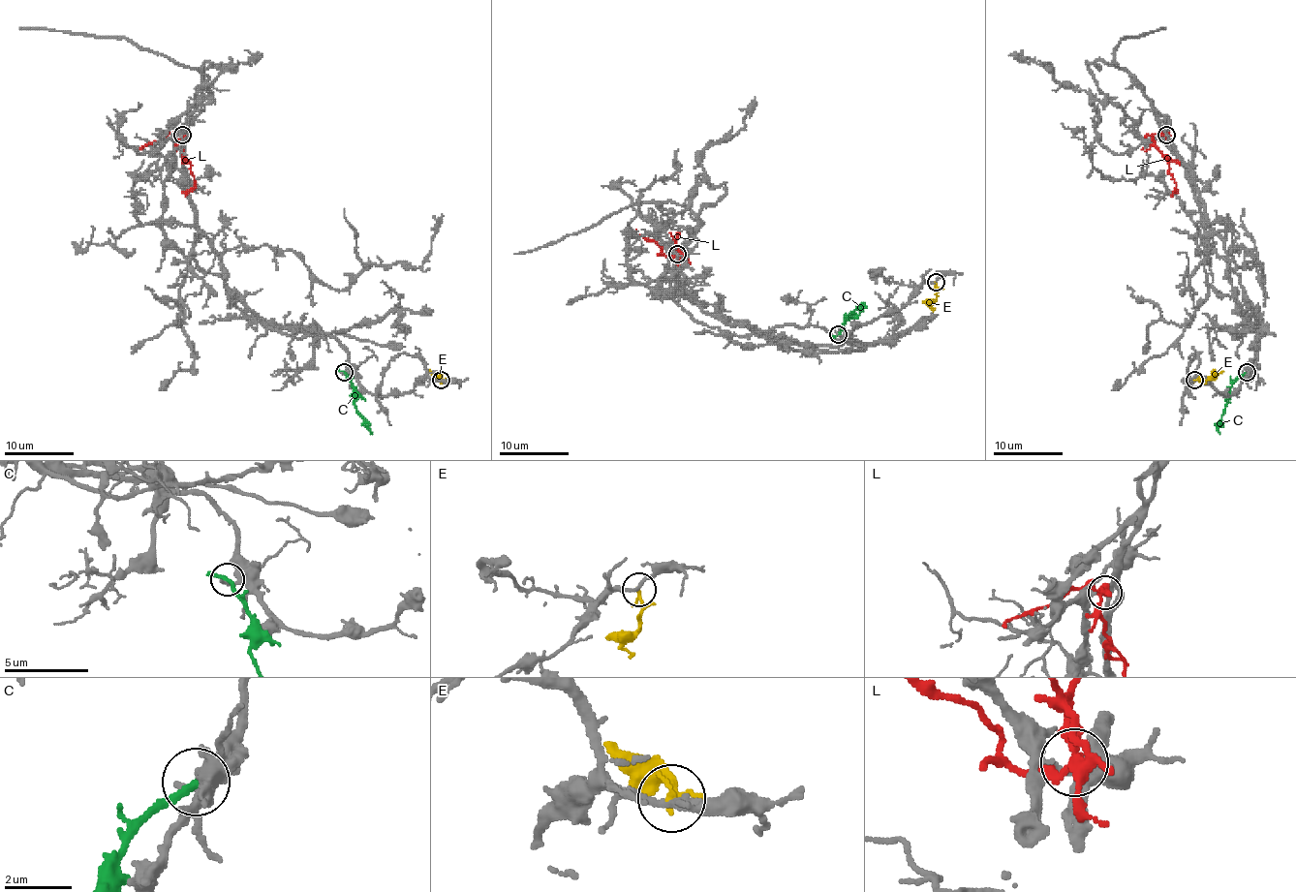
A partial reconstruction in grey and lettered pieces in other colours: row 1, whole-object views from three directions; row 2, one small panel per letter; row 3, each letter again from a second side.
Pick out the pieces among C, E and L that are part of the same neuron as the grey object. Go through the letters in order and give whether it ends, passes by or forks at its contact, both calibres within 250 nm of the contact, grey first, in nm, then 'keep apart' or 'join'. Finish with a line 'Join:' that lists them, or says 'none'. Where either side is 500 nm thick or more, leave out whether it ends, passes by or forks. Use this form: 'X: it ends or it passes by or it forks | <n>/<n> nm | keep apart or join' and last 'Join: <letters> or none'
C: it passes by | 200/220 nm | keep apart
E: it passes by | 200/120 nm | keep apart
L: it passes by | 220/280 nm | keep apart
Join: none

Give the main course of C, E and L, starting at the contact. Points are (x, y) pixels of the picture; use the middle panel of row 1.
C: (839, 334), (850, 313), (863, 306), (866, 308)
E: (936, 282), (936, 297), (922, 302)
L: (676, 254), (674, 241), (689, 264), (680, 259)

